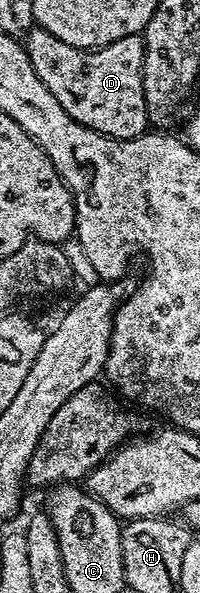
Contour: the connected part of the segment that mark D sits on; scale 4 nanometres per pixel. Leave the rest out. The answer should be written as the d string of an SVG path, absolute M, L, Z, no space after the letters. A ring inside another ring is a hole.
M32 27L22 44L38 79L46 83L50 95L62 103L62 111L66 111L70 119L119 141L140 137L149 128L146 95L140 78L144 73L141 34L118 39L101 49L79 49L62 43L62 39L50 35L50 31Z

